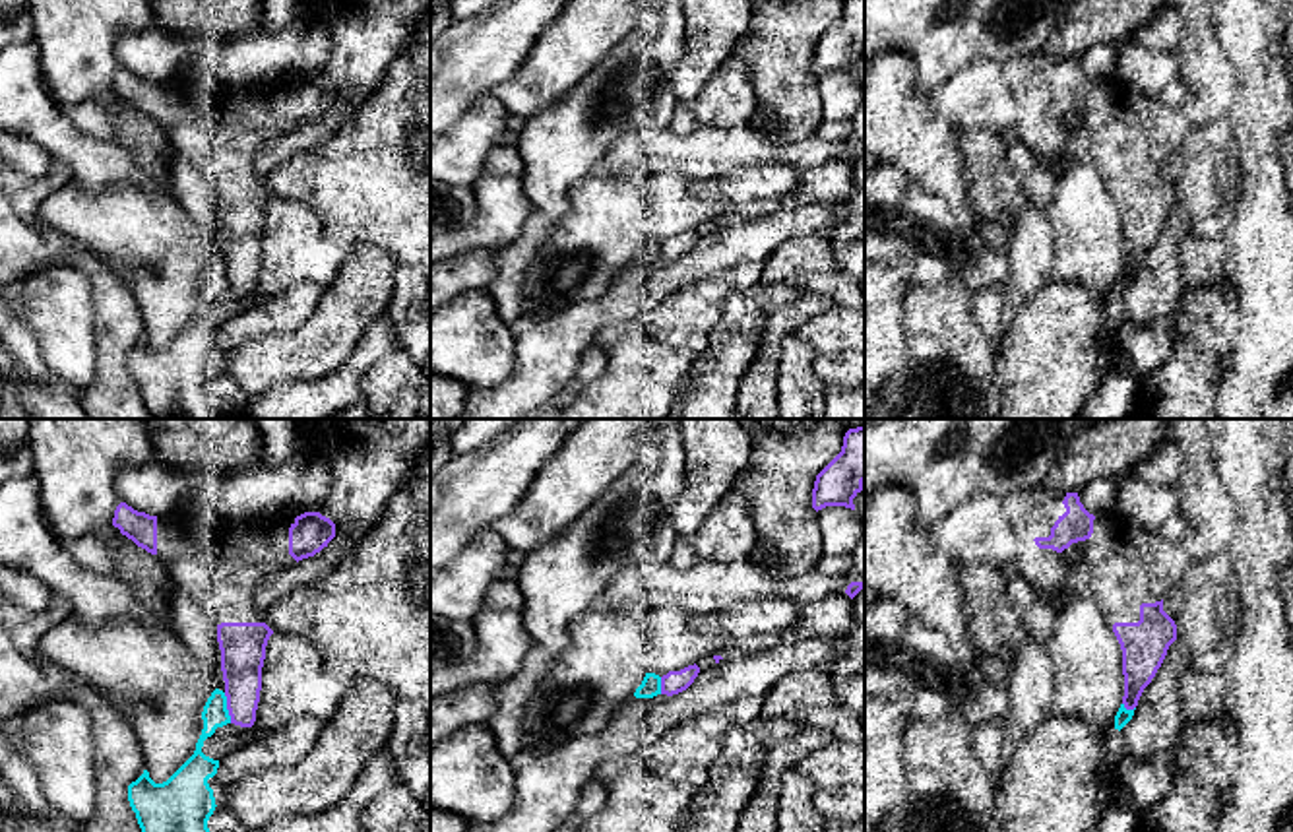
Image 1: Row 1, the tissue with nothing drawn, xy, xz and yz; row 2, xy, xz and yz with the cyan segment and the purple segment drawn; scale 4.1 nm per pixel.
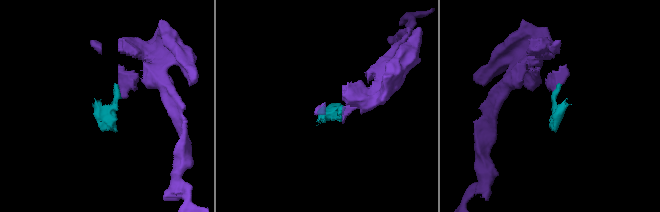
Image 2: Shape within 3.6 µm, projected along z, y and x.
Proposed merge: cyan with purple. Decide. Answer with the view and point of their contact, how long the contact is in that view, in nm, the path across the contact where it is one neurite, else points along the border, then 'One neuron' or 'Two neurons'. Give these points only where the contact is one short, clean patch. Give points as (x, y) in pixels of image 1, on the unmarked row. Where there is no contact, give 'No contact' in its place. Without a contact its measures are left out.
Touches cyan at xy (225, 274). Shared border 130 nm. Two neurons

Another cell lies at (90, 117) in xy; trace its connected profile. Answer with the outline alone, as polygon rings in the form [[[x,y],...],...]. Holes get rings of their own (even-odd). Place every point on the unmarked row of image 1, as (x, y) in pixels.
[[[97,101],[72,105],[62,111],[72,120],[72,124],[83,134],[89,134],[97,140],[112,142],[114,124],[109,112]]]

